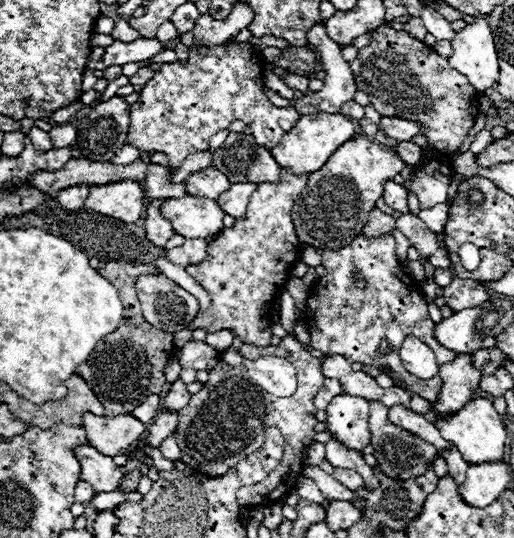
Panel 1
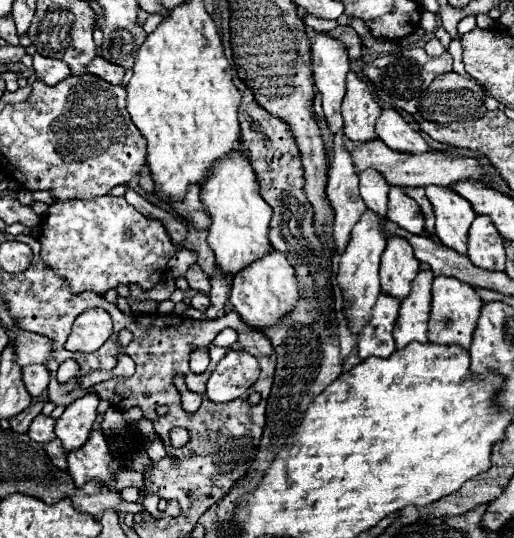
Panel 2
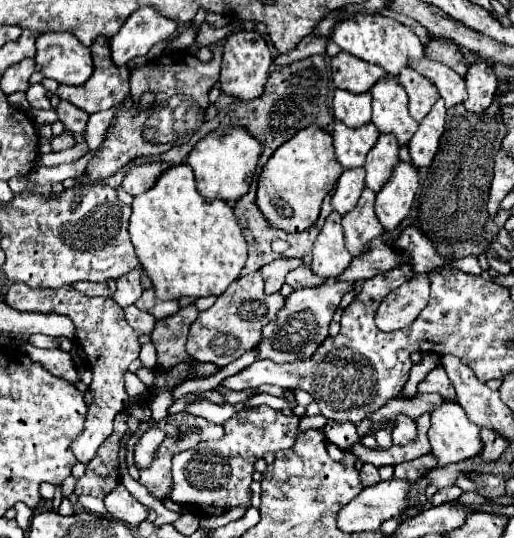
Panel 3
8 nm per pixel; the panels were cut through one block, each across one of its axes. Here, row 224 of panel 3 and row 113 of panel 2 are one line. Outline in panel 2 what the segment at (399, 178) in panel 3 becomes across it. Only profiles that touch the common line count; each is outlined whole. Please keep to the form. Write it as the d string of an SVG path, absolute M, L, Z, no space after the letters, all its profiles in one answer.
M382 110L382 116L378 118L376 124L376 134L388 148L396 152L404 154L428 152L428 144L424 142L424 138L416 130L412 130L412 126L396 110Z

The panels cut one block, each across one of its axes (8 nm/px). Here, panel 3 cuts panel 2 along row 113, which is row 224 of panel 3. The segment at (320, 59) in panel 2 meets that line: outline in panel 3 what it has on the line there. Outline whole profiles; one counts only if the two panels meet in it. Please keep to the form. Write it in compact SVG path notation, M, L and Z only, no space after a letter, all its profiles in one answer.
M332 212L316 242L314 242L314 260L312 260L312 270L322 276L322 278L332 278L338 276L344 268L348 268L352 254L344 246L344 232L340 226L340 214Z

